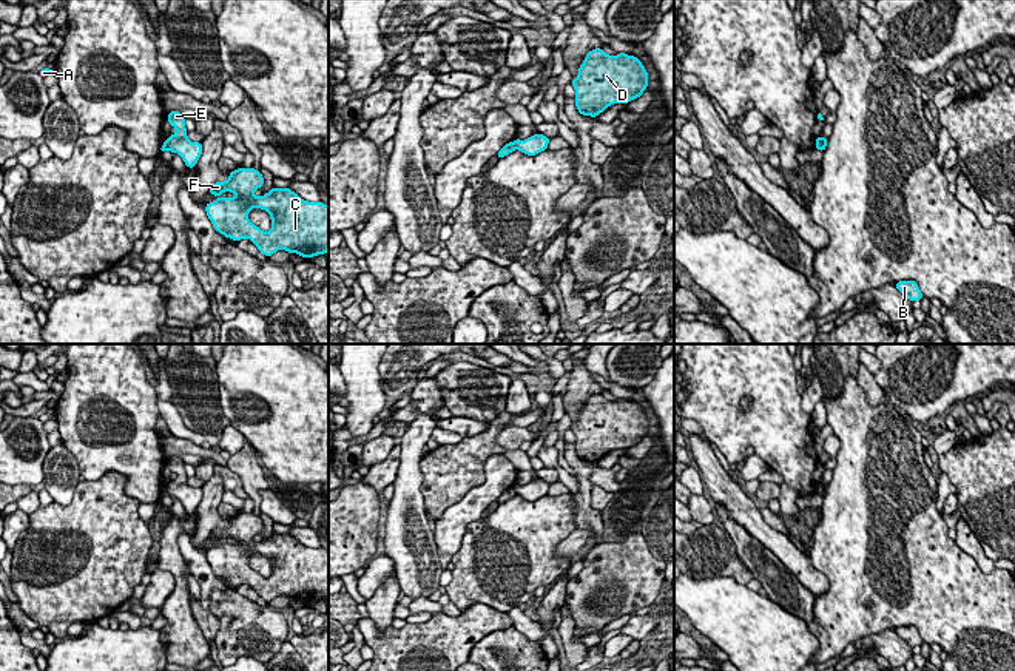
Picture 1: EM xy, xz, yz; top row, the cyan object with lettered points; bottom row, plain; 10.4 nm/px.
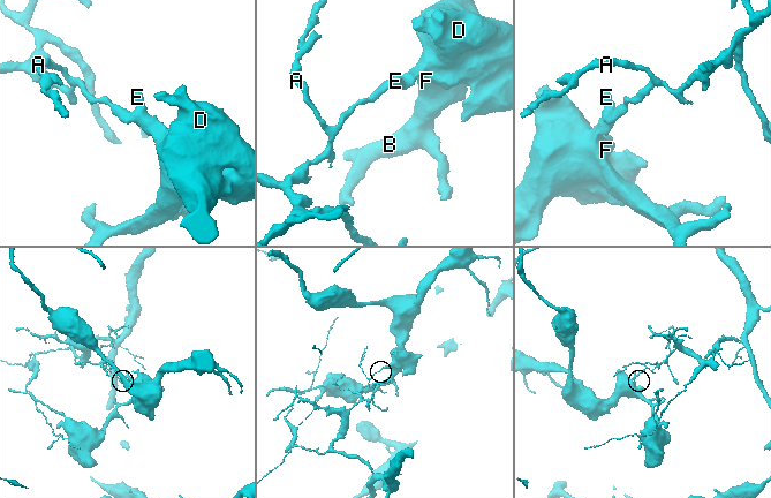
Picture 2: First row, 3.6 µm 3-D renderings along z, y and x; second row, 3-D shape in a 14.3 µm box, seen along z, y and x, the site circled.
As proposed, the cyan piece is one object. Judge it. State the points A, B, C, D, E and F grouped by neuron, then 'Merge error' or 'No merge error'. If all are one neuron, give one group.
Groups: A / B C D E F. Merge error

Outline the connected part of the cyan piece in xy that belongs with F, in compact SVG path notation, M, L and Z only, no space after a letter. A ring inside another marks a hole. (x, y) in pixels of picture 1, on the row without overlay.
M236 514L224 528L214 528L208 540L218 545L205 551L216 577L236 588L247 583L258 595L271 602L278 595L313 603L329 597L329 552L309 548L287 534L273 534L264 541L253 538L264 531L261 517ZM253 554L265 555L271 574L262 577L248 566Z

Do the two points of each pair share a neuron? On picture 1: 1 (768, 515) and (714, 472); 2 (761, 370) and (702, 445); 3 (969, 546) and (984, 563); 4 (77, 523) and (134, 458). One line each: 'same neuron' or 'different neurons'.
1: different neurons
2: different neurons
3: same neuron
4: different neurons

